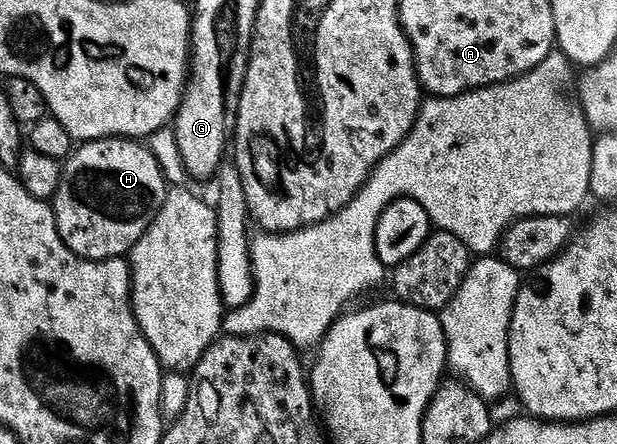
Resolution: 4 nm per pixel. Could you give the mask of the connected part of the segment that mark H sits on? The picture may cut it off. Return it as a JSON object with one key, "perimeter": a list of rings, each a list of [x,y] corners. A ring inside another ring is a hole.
{"perimeter":[[[126,137],[96,139],[94,142],[81,143],[77,147],[79,150],[70,159],[65,159],[62,175],[60,176],[60,184],[56,188],[52,199],[52,209],[54,211],[54,219],[56,220],[56,228],[64,240],[64,244],[76,256],[86,258],[89,262],[106,262],[110,258],[121,258],[129,255],[130,251],[134,249],[135,244],[140,240],[140,236],[144,236],[144,232],[150,227],[150,222],[155,214],[158,213],[158,209],[166,202],[168,185],[166,186],[166,178],[162,175],[162,166],[158,163],[156,155],[146,154],[146,150],[142,145],[141,141]]]}

